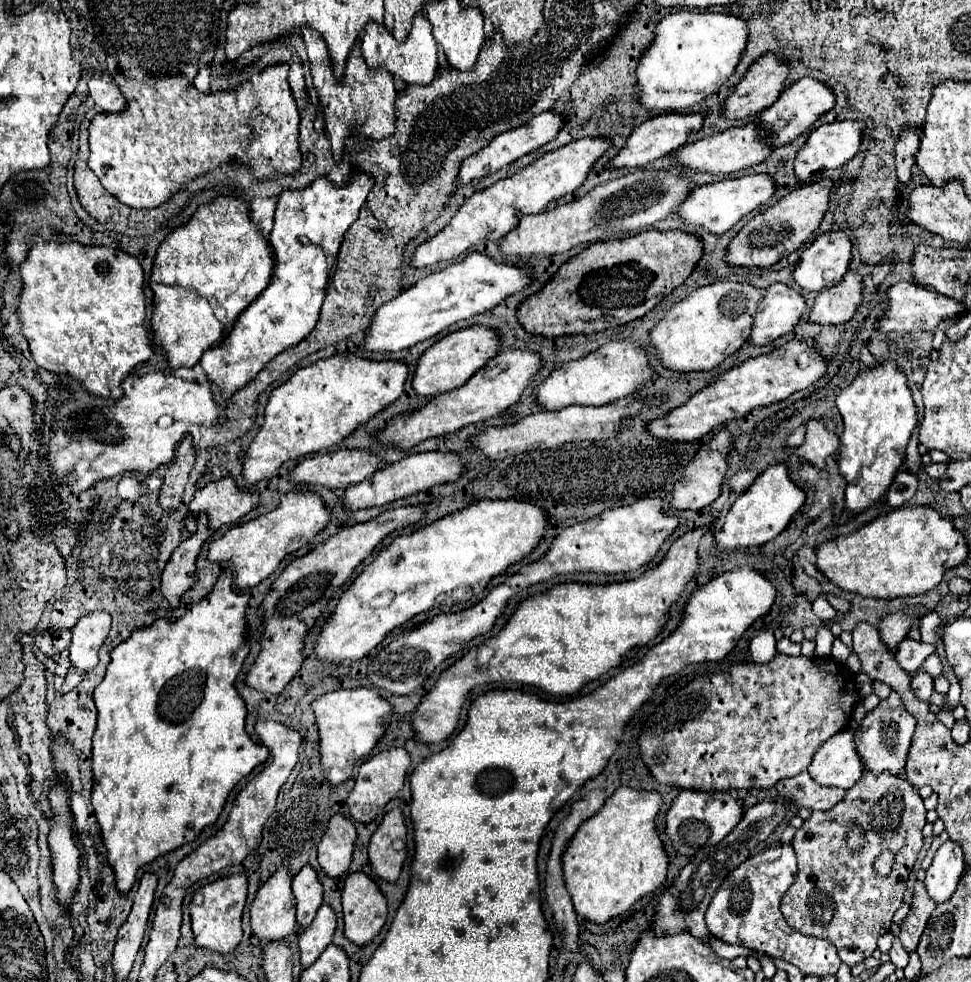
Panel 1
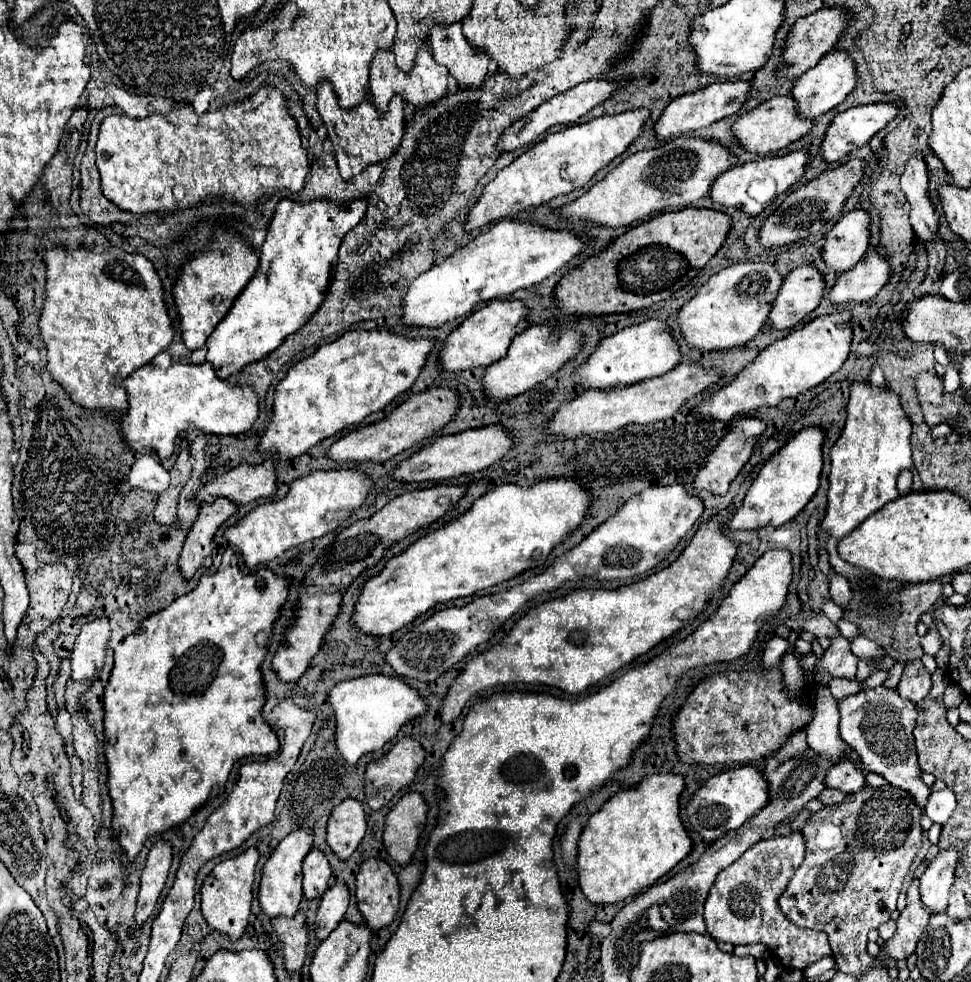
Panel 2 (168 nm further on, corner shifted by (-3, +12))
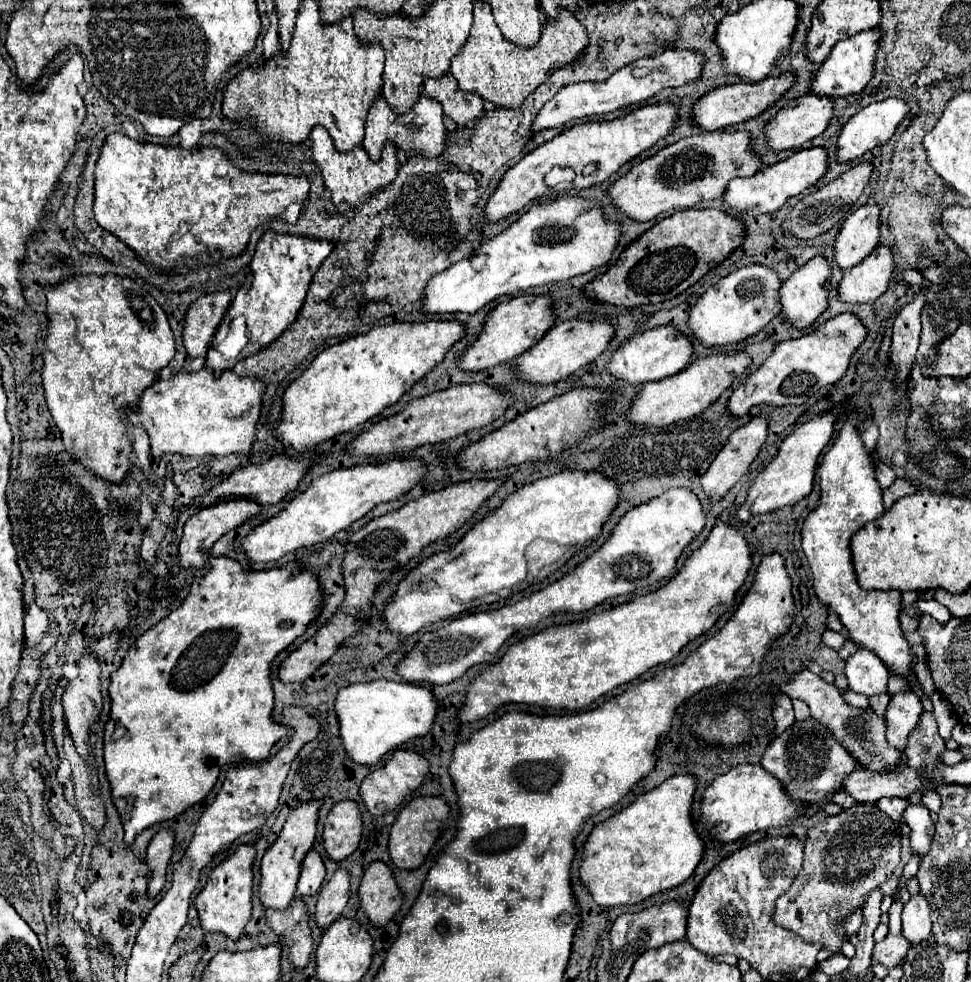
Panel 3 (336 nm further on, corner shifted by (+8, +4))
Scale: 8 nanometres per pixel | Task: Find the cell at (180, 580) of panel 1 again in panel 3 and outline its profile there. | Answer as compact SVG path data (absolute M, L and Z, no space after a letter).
M222 500L222 502L216 502L212 506L206 506L202 510L198 510L194 516L188 518L186 526L184 526L184 536L180 540L180 564L184 568L202 568L204 566L204 550L208 550L222 534L226 534L228 530L234 530L236 526L240 526L244 520L252 518L254 514L258 514L262 508L252 502L252 500Z

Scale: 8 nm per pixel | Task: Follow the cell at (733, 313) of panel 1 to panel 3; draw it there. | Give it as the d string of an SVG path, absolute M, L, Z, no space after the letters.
M754 264L740 268L720 278L708 292L704 292L690 310L688 328L704 348L722 348L738 344L758 334L774 316L780 314L780 278L774 270Z

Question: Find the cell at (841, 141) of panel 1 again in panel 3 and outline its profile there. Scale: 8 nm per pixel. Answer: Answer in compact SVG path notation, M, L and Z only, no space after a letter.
M888 98L888 100L882 100L882 102L874 102L862 110L858 110L840 130L840 136L838 136L838 142L836 142L836 158L840 162L850 162L850 160L856 160L860 158L864 152L884 144L896 130L896 126L902 122L902 118L908 114L908 106L904 100L900 98Z

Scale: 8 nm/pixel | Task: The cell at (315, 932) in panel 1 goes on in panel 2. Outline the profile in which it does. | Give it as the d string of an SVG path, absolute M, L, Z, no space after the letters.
M335 882L321 900L321 906L317 910L317 938L323 940L329 936L329 932L343 920L347 906L349 906L349 888L345 882Z

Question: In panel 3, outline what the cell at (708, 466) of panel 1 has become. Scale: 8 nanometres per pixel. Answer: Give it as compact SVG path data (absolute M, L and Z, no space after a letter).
M760 414L758 418L752 418L748 424L740 426L730 434L730 440L724 444L724 448L718 452L718 456L714 458L714 462L710 464L710 468L704 472L700 480L702 490L710 498L710 502L718 502L720 498L724 498L724 494L740 480L740 476L748 470L752 460L758 456L758 450L764 444L766 434L768 434L768 422L764 414Z

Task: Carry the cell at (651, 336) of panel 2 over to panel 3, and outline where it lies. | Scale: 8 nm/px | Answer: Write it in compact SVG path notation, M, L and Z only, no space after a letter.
M660 326L660 328L634 334L628 340L624 340L610 356L606 370L618 380L638 386L644 382L654 382L660 378L674 376L680 370L684 370L690 362L692 362L692 346L688 338L682 336L674 326Z

